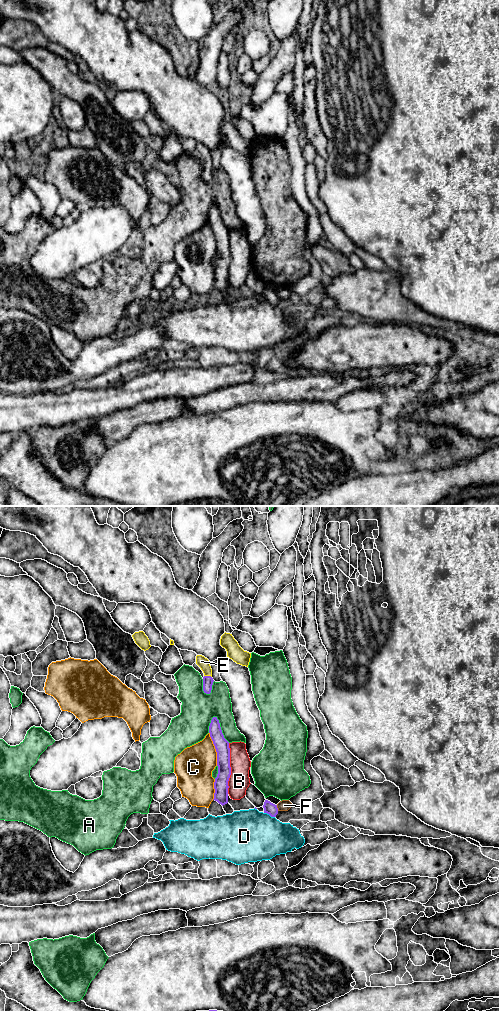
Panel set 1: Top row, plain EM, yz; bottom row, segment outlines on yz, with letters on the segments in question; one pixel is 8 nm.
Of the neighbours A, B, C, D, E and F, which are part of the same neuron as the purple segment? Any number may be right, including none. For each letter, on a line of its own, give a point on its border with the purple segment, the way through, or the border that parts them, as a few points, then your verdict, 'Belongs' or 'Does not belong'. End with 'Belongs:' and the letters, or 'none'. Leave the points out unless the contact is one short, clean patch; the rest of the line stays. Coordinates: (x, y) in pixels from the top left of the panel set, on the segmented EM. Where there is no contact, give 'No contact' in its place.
A: Touches purple at yz (220, 729). Does not belong
B: Touches purple at yz (230, 768). Does not belong
C: Touches purple at yz (215, 748). Does not belong
D: Touches purple at yz (269, 814). Does not belong
E: Touches purple at yz (208, 676). Path across: yz (208, 681), (208, 676), (205, 665), (201, 661). Belongs
F: Touches purple at yz (277, 808). Boundary: yz (276, 805), (278, 810). Does not belong
Belongs: E

